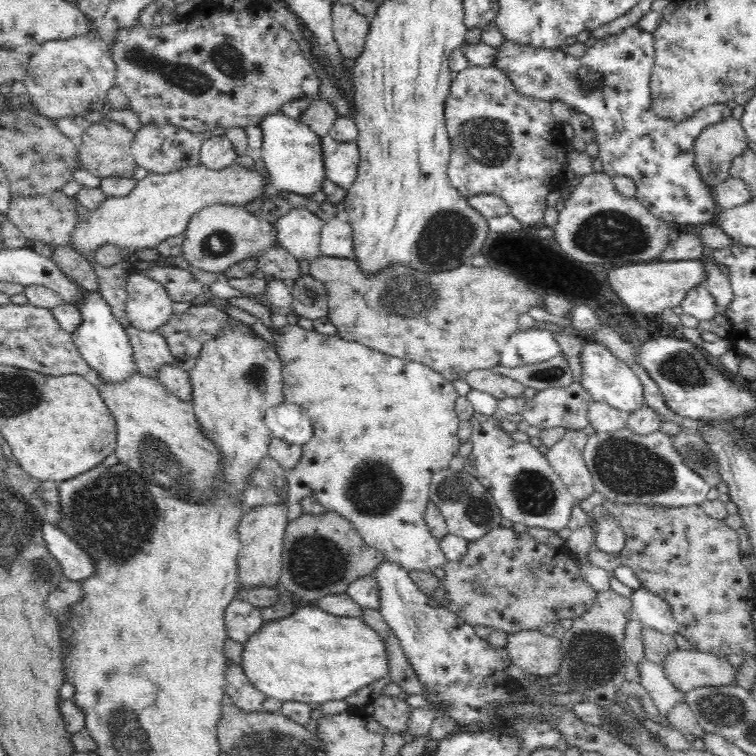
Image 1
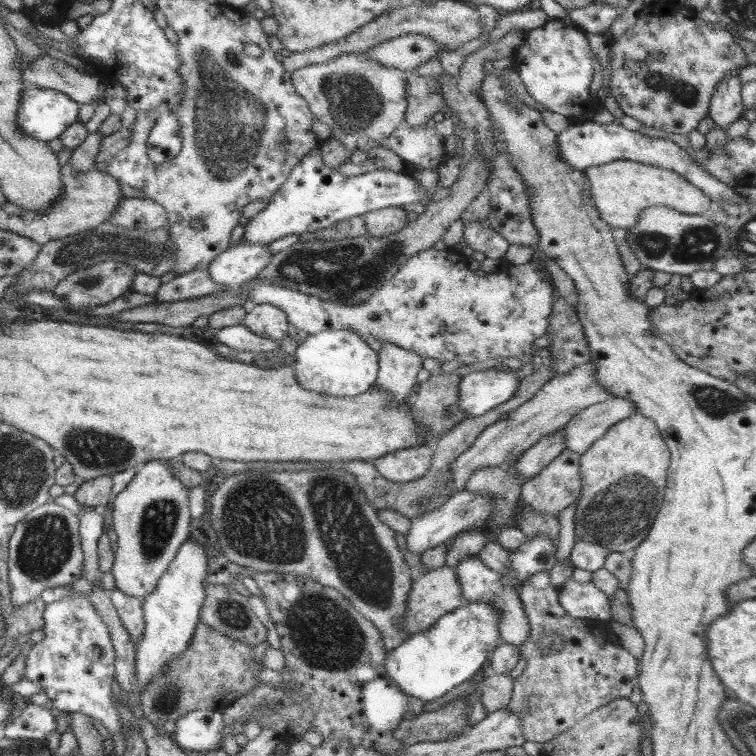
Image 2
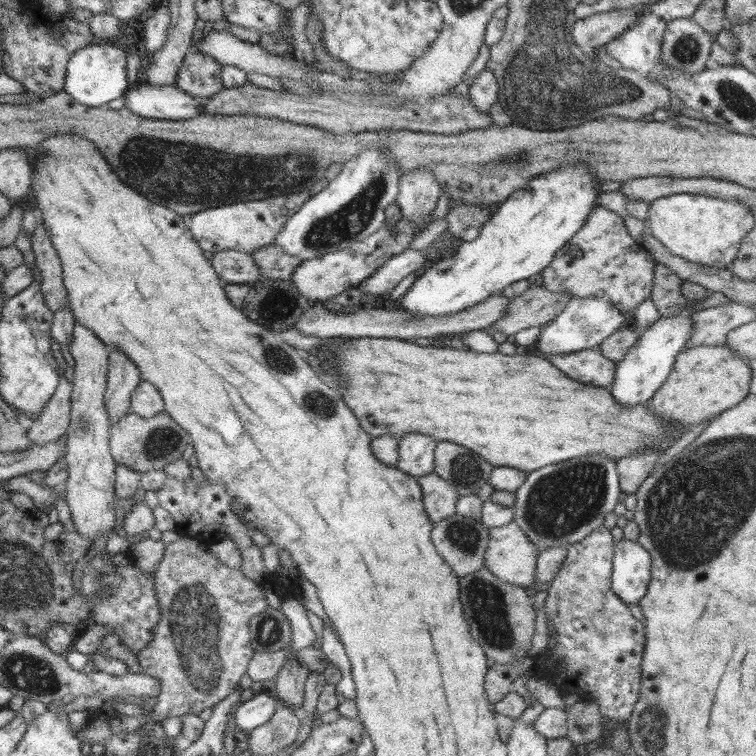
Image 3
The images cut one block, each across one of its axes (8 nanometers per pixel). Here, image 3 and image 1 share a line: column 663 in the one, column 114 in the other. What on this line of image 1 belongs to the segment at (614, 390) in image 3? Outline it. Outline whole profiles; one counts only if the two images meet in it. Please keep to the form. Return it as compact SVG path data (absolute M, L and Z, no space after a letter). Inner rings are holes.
M84 290L82 298L76 302L76 306L80 310L82 324L72 334L72 340L74 340L74 346L80 350L82 358L88 362L88 366L92 370L96 370L108 382L122 382L130 374L136 374L138 368L134 364L134 352L132 352L132 346L130 346L126 328L114 316L110 304L102 298L102 294Z

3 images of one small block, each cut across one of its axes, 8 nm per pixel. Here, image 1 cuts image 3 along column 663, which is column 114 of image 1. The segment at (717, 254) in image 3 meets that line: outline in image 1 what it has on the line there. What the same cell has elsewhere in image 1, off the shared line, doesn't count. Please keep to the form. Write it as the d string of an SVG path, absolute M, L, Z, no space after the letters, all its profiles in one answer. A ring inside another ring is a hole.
M238 162L226 170L210 170L206 166L190 166L174 174L148 174L136 188L124 198L104 198L104 202L84 216L74 232L72 244L64 250L80 254L82 258L96 256L106 246L118 250L154 250L168 238L184 236L186 226L194 214L206 210L208 206L244 206L246 202L258 198L266 182L258 172L248 172Z

